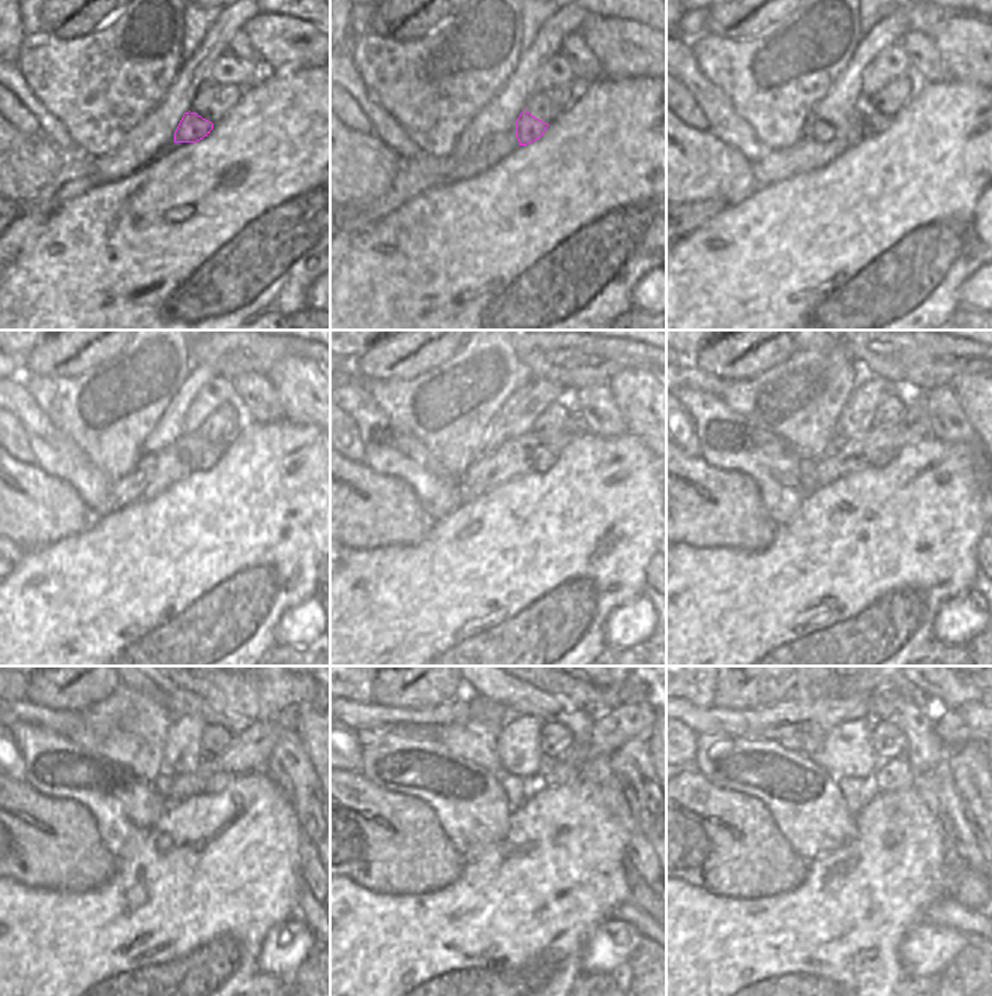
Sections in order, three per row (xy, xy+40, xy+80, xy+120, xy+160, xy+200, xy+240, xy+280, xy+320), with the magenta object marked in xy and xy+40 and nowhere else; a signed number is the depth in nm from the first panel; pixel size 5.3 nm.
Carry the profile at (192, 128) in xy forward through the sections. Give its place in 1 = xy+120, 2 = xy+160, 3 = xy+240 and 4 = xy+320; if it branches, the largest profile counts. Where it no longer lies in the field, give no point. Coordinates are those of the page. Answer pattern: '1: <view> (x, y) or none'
1: xy+120 (204, 459)
2: xy+160 (541, 464)
3: xy+240 (218, 782)
4: xy+320 (895, 774)

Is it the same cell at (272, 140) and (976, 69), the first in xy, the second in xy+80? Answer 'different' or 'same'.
different

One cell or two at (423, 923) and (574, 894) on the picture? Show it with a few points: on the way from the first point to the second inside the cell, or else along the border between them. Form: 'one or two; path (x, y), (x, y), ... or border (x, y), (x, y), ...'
one; path (461, 923), (511, 923), (536, 900)

